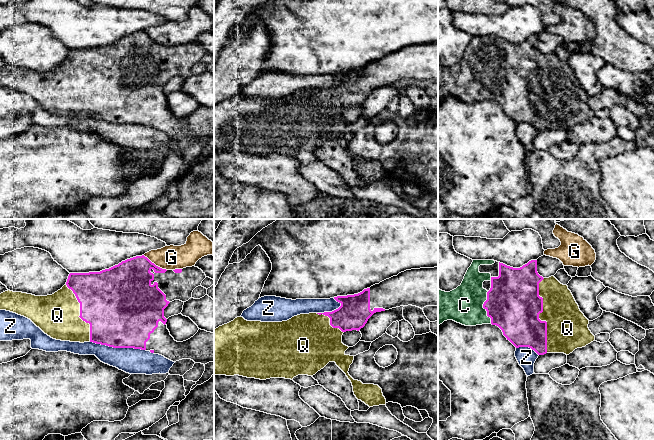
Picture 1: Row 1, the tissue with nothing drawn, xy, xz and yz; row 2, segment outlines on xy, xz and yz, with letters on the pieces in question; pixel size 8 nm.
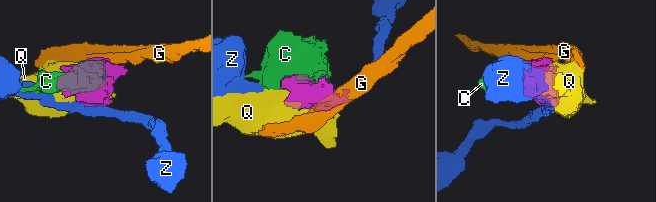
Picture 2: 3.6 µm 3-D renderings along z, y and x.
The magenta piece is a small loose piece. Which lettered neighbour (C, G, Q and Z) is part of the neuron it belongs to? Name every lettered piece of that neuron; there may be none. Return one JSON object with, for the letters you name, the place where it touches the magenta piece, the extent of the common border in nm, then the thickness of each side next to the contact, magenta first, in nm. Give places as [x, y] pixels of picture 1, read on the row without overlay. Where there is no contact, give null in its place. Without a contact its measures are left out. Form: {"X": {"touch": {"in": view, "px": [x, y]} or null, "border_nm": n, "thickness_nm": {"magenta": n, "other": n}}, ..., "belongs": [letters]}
{"C": {"touch": {"in": "yz", "px": [483, 83]}, "border_nm": 260, "thickness_nm": {"magenta": 440, "other": 300}}, "Q": {"touch": {"in": "yz", "px": [538, 93]}, "border_nm": 600, "thickness_nm": {"magenta": 440, "other": 340}}, "belongs": ["C", "Q"]}

